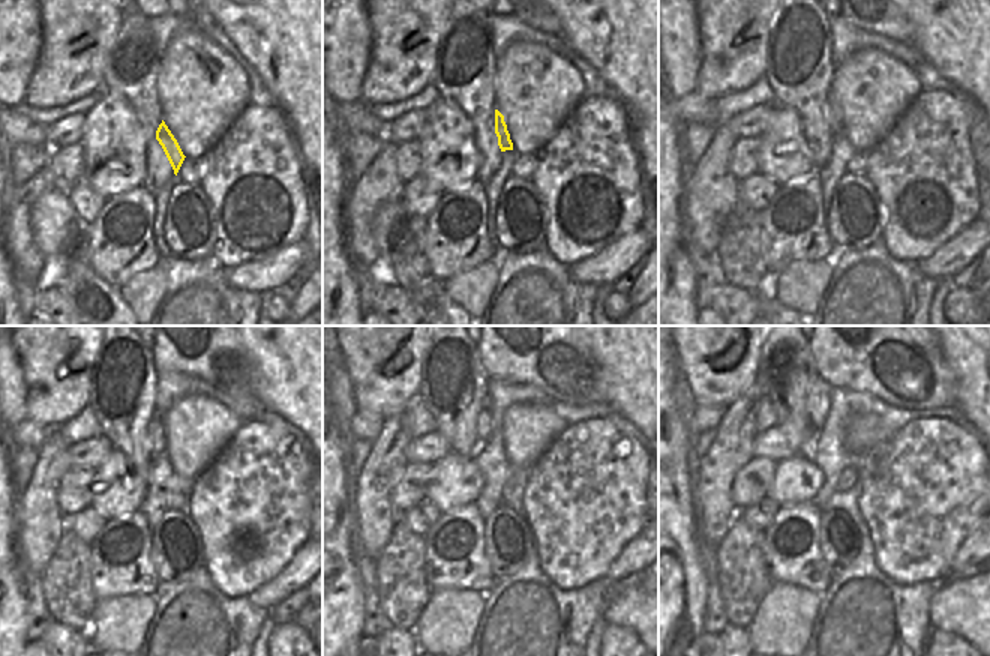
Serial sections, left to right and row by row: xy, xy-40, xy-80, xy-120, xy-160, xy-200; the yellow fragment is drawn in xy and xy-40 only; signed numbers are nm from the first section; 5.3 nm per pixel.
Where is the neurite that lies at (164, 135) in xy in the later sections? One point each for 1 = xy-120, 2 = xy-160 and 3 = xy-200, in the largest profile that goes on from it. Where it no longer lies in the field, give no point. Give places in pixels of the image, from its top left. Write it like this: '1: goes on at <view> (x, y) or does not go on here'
1: goes on at xy-120 (155, 431)
2: goes on at xy-160 (483, 419)
3: goes on at xy-200 (818, 394)

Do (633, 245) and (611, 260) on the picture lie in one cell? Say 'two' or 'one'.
one

